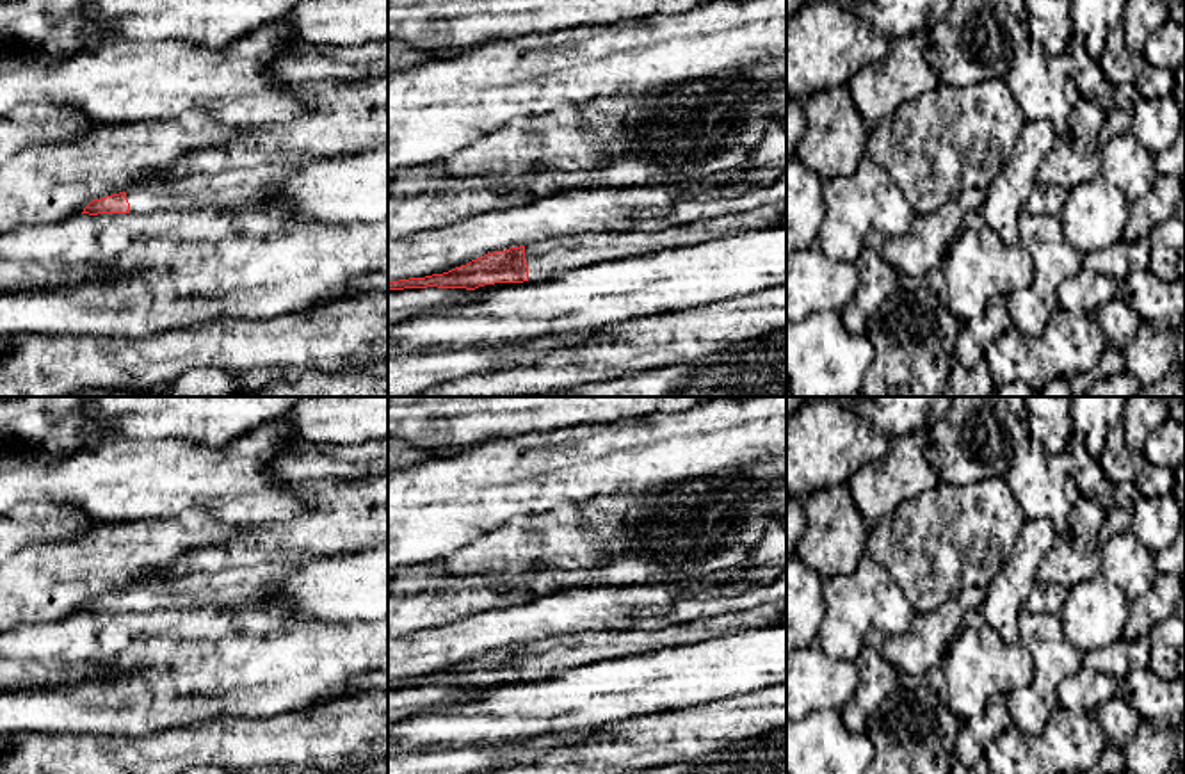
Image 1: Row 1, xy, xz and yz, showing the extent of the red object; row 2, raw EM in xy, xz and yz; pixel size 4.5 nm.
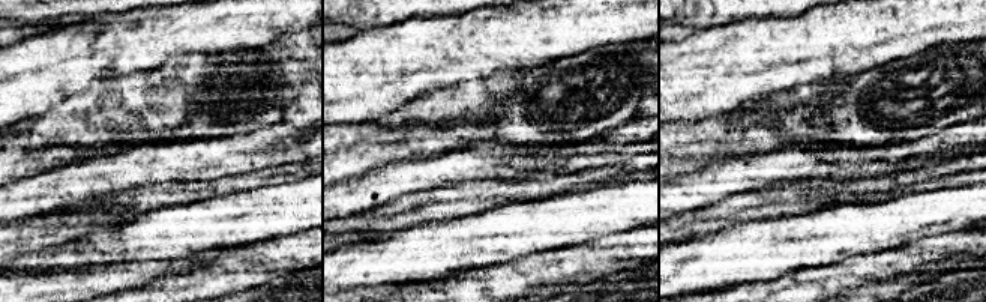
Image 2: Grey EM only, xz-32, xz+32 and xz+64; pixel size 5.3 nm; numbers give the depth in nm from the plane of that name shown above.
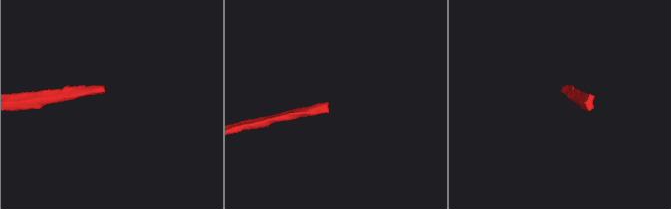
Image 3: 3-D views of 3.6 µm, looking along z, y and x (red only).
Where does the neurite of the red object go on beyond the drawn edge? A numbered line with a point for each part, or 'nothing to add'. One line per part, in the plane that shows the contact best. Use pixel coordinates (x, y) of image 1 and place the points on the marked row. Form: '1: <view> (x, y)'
1: xz (554, 257)

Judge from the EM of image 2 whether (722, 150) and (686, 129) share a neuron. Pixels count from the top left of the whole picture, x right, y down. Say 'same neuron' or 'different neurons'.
same neuron

